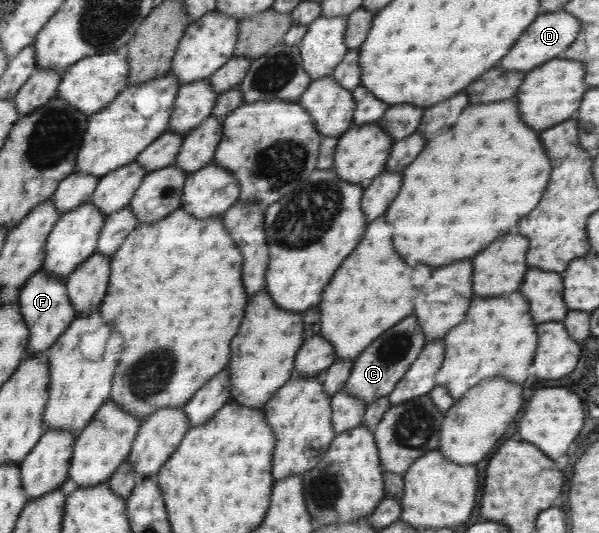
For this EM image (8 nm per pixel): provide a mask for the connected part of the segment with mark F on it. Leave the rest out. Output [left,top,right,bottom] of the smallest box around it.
[18,268,76,358]

